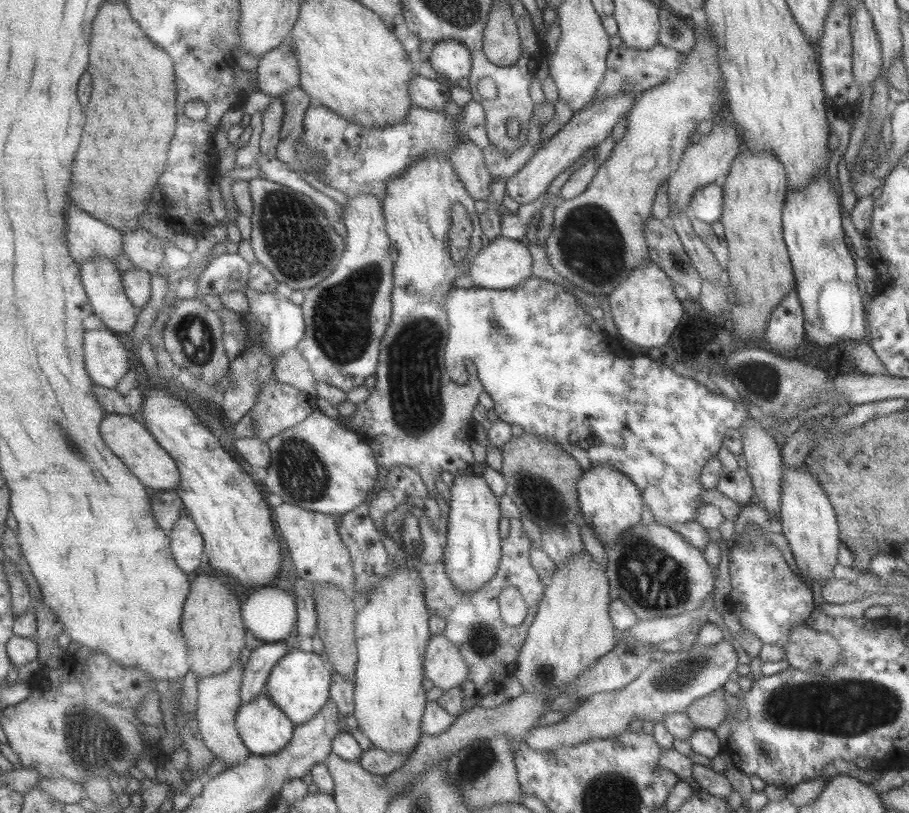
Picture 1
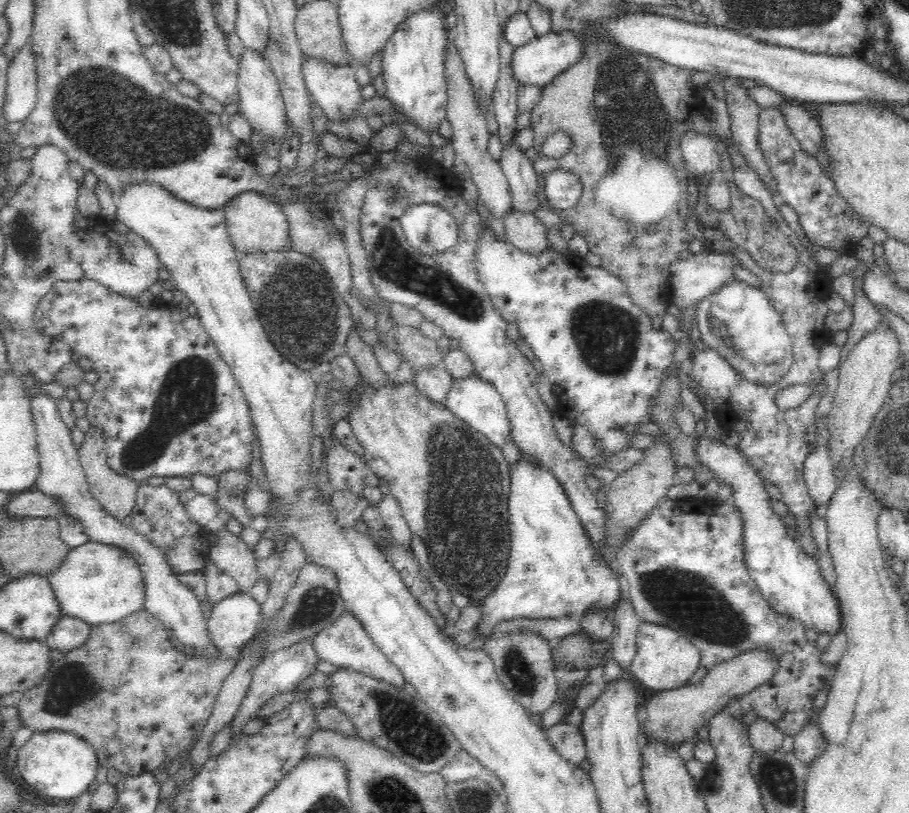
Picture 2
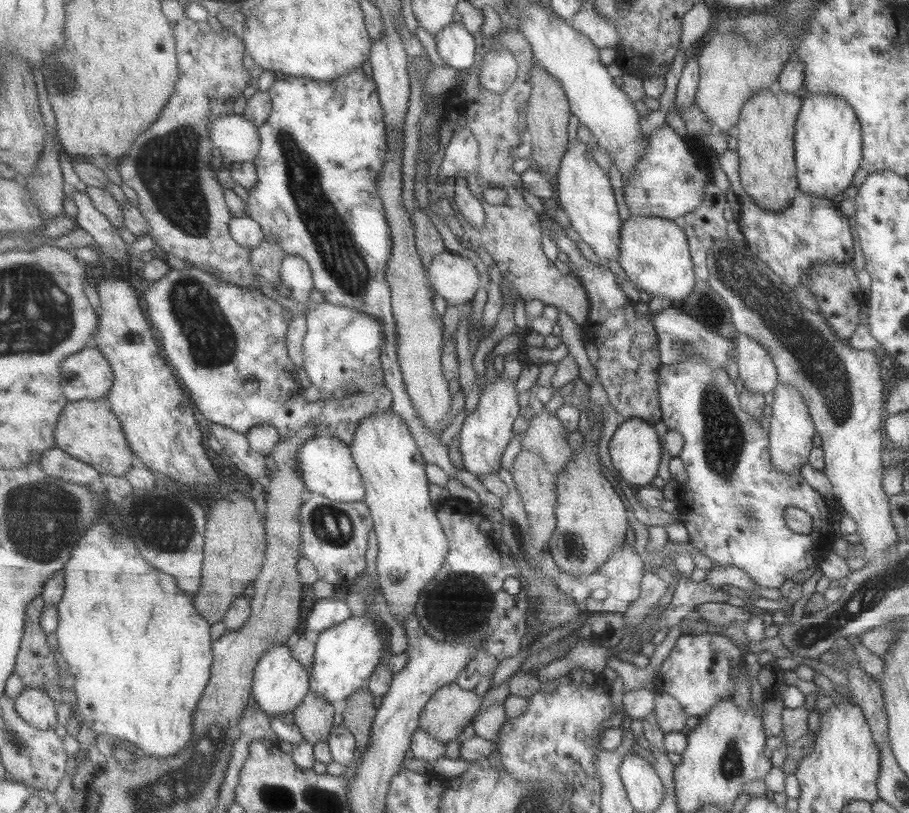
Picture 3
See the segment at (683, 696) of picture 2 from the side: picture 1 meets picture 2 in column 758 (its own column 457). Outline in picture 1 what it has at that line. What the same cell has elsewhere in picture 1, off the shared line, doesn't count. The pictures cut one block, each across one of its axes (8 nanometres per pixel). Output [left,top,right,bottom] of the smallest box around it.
[425,634,471,692]

